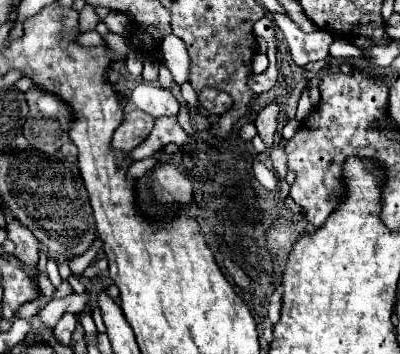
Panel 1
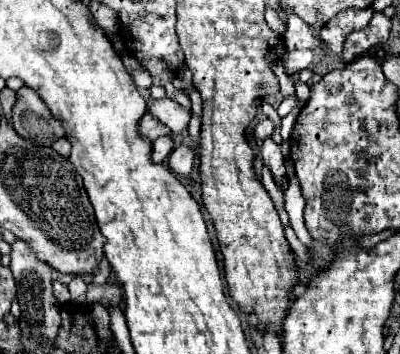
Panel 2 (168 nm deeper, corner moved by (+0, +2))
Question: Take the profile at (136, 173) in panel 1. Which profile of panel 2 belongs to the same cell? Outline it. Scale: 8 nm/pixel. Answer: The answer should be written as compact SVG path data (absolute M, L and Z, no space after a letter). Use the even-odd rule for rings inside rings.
M161 136L157 142L153 142L153 162L163 162L173 150L171 136Z

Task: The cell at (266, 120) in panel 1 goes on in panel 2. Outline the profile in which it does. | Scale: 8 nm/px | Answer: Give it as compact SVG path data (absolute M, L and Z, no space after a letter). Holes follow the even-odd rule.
M271 138L265 140L263 150L261 150L261 158L263 158L263 164L269 168L275 184L281 188L285 184L285 164L283 164L281 148Z

